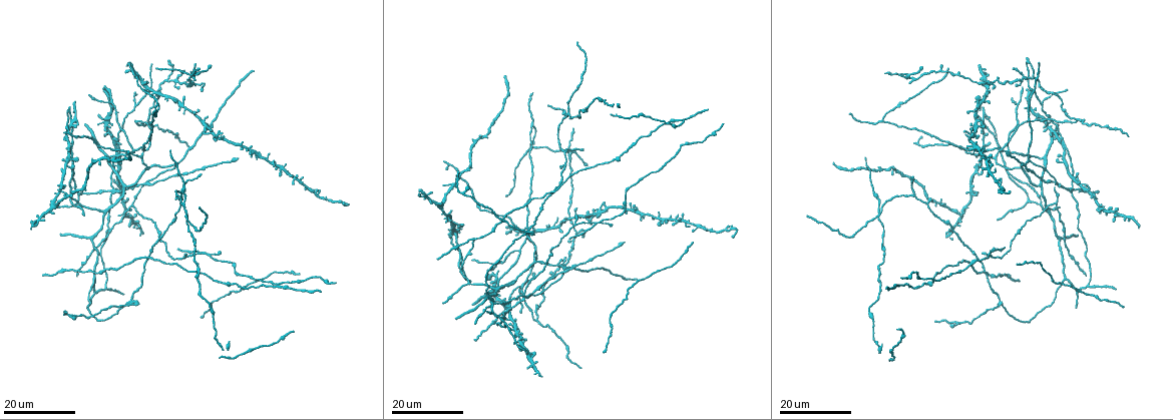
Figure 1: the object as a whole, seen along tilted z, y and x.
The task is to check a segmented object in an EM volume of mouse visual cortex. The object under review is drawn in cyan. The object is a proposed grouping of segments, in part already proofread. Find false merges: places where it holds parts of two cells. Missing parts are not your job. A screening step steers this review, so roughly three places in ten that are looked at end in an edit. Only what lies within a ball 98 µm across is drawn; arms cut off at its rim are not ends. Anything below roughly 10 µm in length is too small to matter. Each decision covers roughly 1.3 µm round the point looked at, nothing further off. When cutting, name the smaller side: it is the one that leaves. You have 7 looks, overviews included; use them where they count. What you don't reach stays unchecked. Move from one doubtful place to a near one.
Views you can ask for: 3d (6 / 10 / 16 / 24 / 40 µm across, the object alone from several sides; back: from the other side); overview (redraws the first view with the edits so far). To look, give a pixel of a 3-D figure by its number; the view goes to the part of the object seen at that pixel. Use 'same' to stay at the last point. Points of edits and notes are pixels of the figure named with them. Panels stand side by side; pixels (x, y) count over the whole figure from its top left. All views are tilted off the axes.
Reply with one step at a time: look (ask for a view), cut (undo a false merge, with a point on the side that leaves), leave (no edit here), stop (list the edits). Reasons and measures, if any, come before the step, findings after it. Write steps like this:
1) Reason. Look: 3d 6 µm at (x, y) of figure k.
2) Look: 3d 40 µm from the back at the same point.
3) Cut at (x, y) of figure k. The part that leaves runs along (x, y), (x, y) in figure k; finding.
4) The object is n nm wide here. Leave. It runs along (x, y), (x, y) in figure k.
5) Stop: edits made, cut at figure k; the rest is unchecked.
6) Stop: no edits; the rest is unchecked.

Three arms meet. Look: 3d 24 µm at (491, 302) of figure 1.

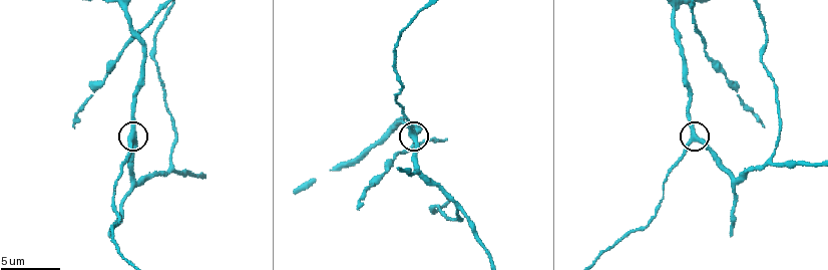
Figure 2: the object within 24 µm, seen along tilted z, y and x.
Zoom in. Look: 3d 6 µm at (692, 140) of figure 2.

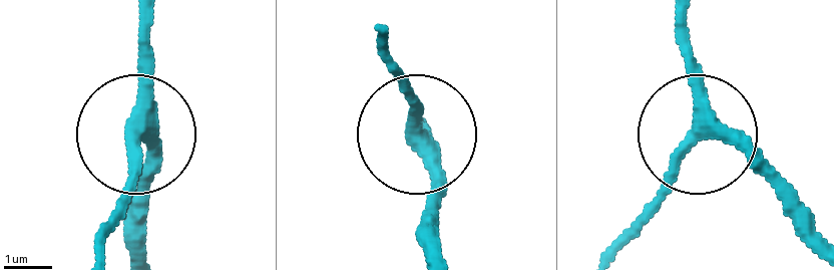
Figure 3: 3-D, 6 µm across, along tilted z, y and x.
3 arms meet here. Leave. It runs along (148, 14), (137, 170), (97, 233) in figure 3; one cell here.

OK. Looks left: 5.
Look: 3d 16 µm at (534, 259) of figure 1.

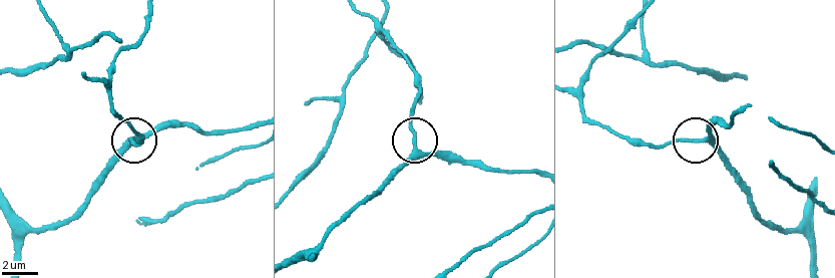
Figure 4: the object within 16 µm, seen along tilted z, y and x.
Look: 3d 6 µm at (417, 149) of figure 4.

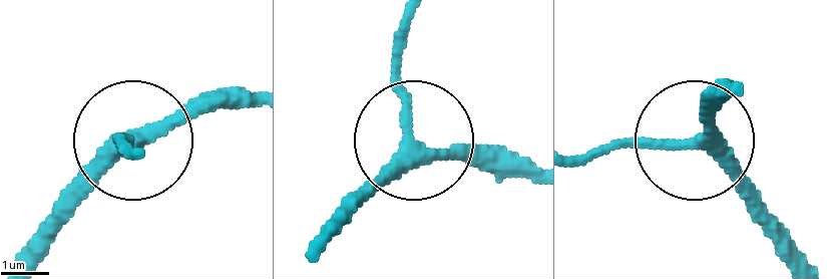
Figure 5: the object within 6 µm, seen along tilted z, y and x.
3 arms meet here. Leave. It runs along (317, 231), (402, 146), (515, 149) in figure 5; all the same cell.

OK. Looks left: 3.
Look: 3d 16 µm at (1042, 159) of figure 1.

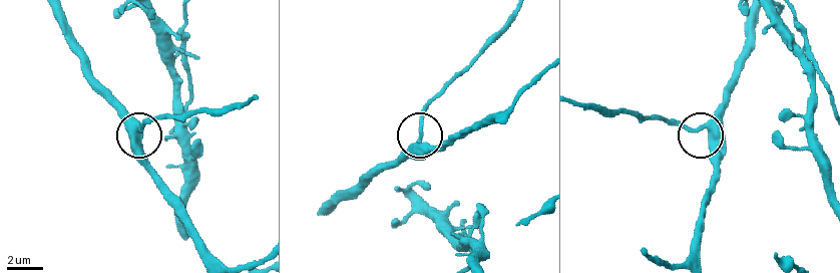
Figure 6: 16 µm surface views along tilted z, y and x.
Look: 3d 10 µm at (421, 134) of figure 6.

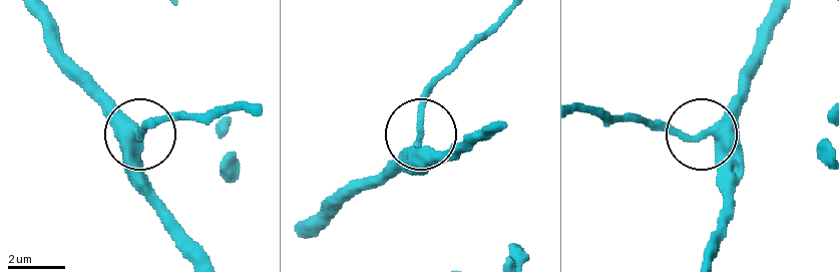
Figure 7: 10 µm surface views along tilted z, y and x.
The side arm is 14 µm long. Leave. All the same cell.

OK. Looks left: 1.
Stop: no edits; the rest is unchecked.

